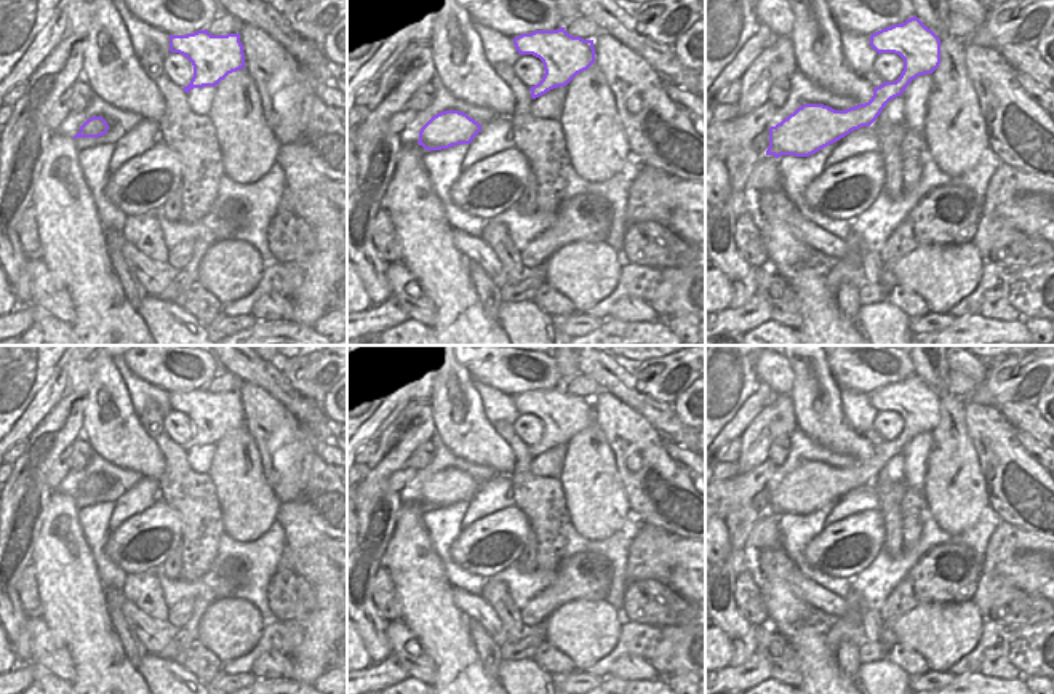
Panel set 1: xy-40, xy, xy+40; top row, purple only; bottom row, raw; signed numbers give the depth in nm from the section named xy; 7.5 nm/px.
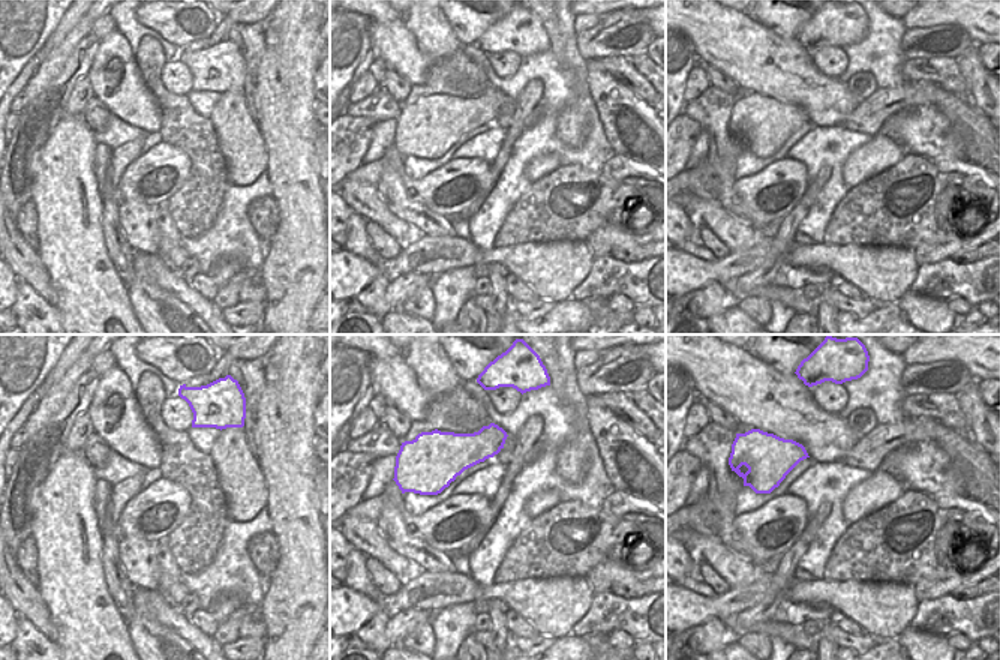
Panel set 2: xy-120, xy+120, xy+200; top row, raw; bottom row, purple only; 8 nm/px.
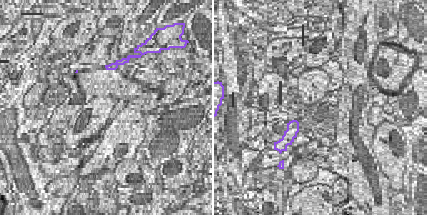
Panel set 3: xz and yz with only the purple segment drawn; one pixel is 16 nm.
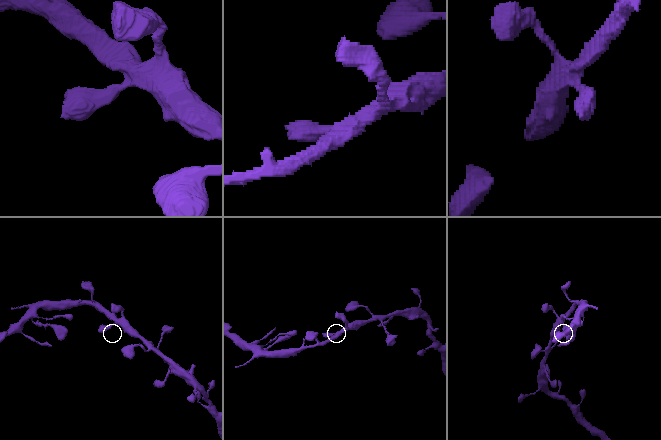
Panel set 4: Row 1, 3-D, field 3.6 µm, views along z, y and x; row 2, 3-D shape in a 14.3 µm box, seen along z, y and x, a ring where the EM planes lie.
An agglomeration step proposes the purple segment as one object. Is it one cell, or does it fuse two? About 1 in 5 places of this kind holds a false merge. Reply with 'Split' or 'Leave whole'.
Leave whole

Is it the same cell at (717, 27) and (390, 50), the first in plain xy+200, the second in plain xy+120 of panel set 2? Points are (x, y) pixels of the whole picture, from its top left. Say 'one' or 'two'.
one

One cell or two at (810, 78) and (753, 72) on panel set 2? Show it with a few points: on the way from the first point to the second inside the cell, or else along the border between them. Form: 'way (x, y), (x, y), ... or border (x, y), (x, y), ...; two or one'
way (796, 77), (790, 77), (786, 72), (766, 72); one

